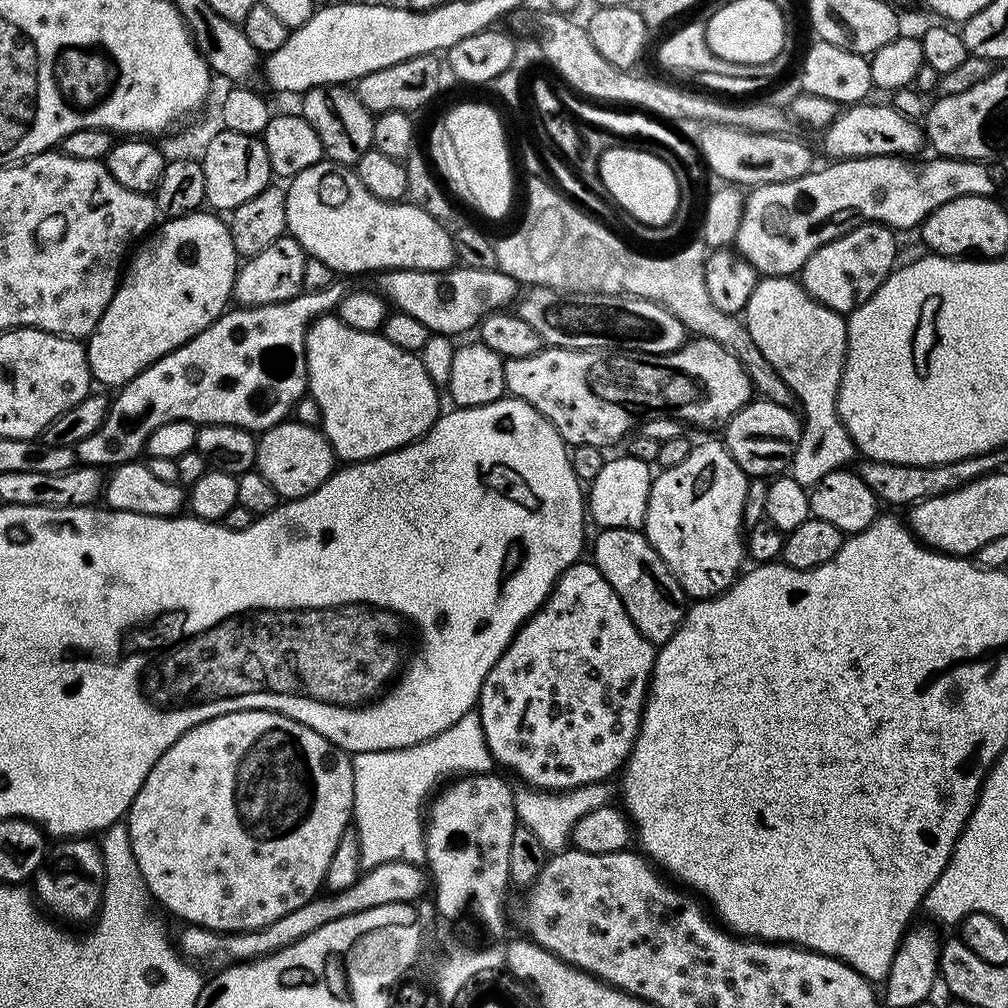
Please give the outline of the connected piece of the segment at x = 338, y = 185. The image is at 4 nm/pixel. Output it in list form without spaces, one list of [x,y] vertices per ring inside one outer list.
[[[322,159],[314,166],[310,166],[310,170],[302,170],[302,174],[291,177],[290,183],[287,185],[286,191],[286,210],[282,214],[283,223],[288,223],[286,228],[287,235],[292,236],[301,244],[308,256],[318,258],[318,262],[326,262],[326,266],[330,266],[333,273],[336,274],[352,274],[348,272],[372,272],[379,273],[381,270],[395,270],[398,268],[417,268],[419,272],[447,272],[449,268],[457,263],[455,242],[453,233],[444,229],[446,228],[441,221],[431,217],[426,210],[411,202],[397,202],[395,200],[383,200],[382,198],[374,198],[374,194],[370,194],[370,190],[366,190],[366,186],[362,186],[362,182],[357,178],[355,171],[351,167],[336,164],[333,160]]]

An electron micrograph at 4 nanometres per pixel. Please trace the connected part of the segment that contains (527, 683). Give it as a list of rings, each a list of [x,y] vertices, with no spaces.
[[[577,562],[572,564],[556,580],[552,593],[544,599],[542,605],[529,620],[514,634],[508,648],[494,662],[490,674],[480,687],[478,711],[481,716],[482,730],[485,731],[486,746],[495,763],[501,768],[509,768],[521,776],[525,785],[538,788],[546,792],[568,792],[571,788],[599,784],[607,781],[607,776],[612,776],[621,771],[625,760],[628,759],[630,750],[636,741],[636,732],[640,728],[640,716],[644,712],[644,702],[648,698],[648,682],[652,678],[652,667],[656,661],[657,649],[644,637],[630,622],[630,614],[626,614],[626,606],[622,606],[622,598],[614,594],[610,582],[602,578],[602,574],[591,562]]]

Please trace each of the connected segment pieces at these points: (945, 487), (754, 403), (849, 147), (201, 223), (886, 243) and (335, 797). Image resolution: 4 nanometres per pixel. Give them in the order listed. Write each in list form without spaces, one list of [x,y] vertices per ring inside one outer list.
[[[996,449],[992,452],[984,452],[982,455],[938,465],[898,464],[865,459],[861,461],[863,463],[859,468],[856,468],[856,473],[871,488],[879,501],[905,507],[919,503],[926,497],[948,493],[950,490],[969,484],[970,481],[977,480],[978,477],[1003,469],[1007,465],[1005,464],[1006,453],[1005,449]]]
[[[763,398],[749,400],[742,410],[738,410],[727,424],[723,425],[722,443],[724,449],[738,462],[738,466],[749,478],[756,476],[775,477],[791,465],[794,450],[798,450],[802,420],[786,404],[770,402]]]
[[[861,102],[845,107],[838,118],[834,118],[832,124],[823,129],[822,136],[828,139],[828,145],[824,152],[832,160],[853,160],[859,156],[898,156],[911,157],[911,152],[916,152],[920,147],[925,147],[926,137],[921,125],[914,120],[907,120],[891,103],[872,104],[873,102]]]
[[[208,210],[173,216],[165,219],[163,223],[135,249],[136,257],[134,252],[127,261],[126,271],[110,306],[106,306],[98,326],[92,331],[92,335],[87,337],[88,368],[92,371],[92,379],[97,385],[122,386],[130,382],[139,372],[202,334],[202,330],[206,330],[219,316],[224,315],[232,300],[238,257],[227,223]]]
[[[863,224],[820,247],[800,271],[800,283],[816,301],[841,314],[855,311],[877,292],[878,286],[895,269],[895,231],[884,224]]]
[[[257,708],[249,712],[227,712],[221,716],[210,718],[190,730],[186,730],[186,734],[182,734],[178,738],[178,742],[174,742],[174,746],[170,746],[170,750],[166,750],[166,754],[162,754],[162,758],[158,758],[158,762],[154,762],[154,770],[150,770],[150,774],[146,774],[146,782],[142,782],[134,802],[128,808],[126,817],[134,862],[138,866],[140,877],[144,879],[144,886],[148,890],[149,897],[155,903],[157,900],[166,911],[173,912],[178,919],[185,920],[183,922],[185,925],[209,928],[215,932],[249,932],[250,930],[258,930],[262,926],[270,926],[270,922],[278,922],[278,918],[282,918],[282,914],[290,914],[290,910],[298,910],[298,906],[302,906],[308,900],[311,900],[313,896],[317,895],[325,887],[324,875],[330,866],[330,858],[334,858],[334,849],[338,847],[338,838],[342,838],[342,834],[350,827],[350,821],[353,819],[353,794],[354,778],[352,777],[352,761],[349,753],[343,752],[338,746],[331,744],[329,740],[323,740],[314,730],[310,730],[310,726],[302,726],[297,720],[291,720],[277,712],[263,712]]]

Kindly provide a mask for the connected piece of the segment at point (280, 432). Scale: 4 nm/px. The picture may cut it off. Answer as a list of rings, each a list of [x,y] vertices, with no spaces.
[[[285,422],[259,433],[255,471],[260,472],[270,486],[274,486],[277,497],[297,500],[318,490],[322,482],[331,478],[337,464],[338,457],[319,427],[303,422]]]

